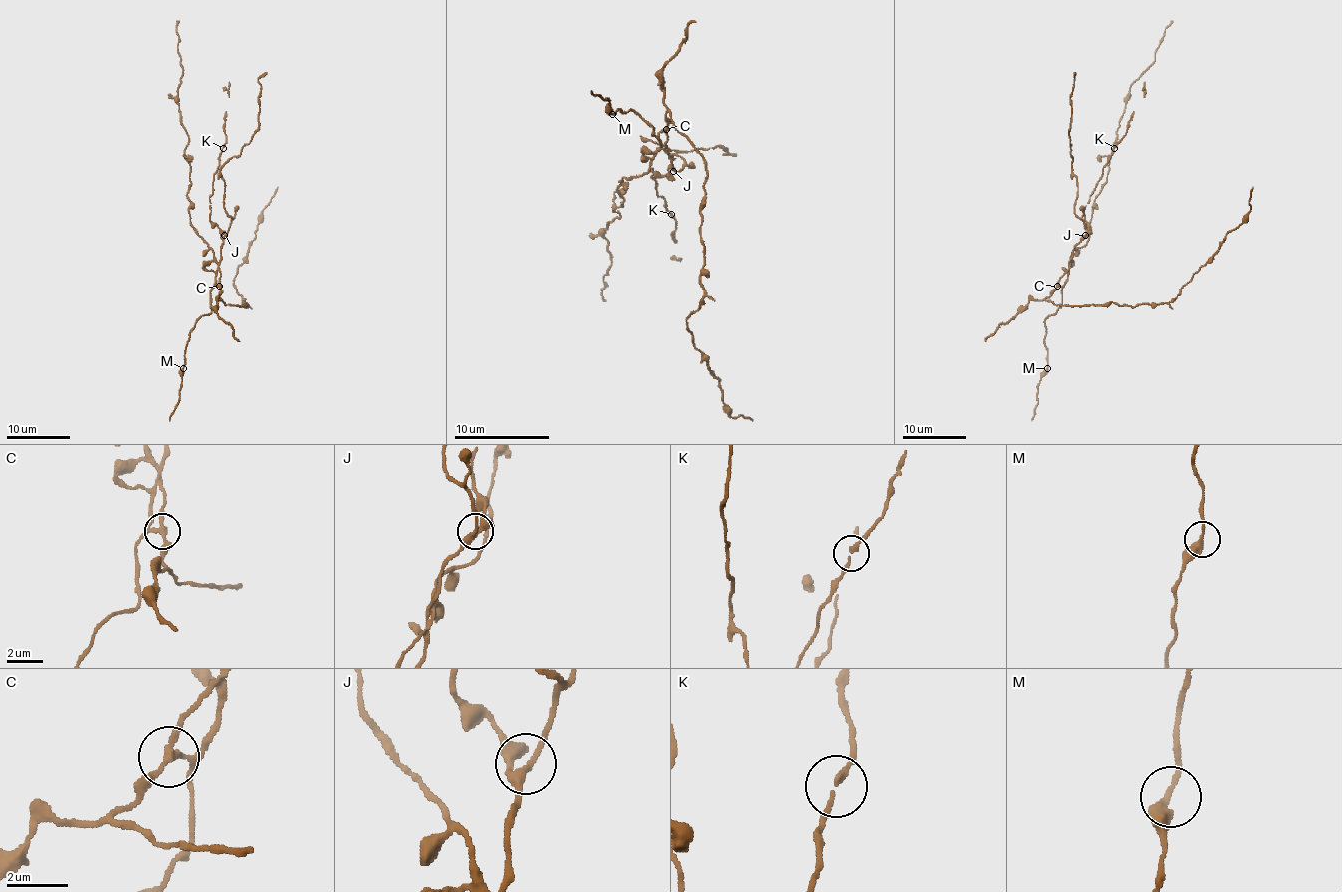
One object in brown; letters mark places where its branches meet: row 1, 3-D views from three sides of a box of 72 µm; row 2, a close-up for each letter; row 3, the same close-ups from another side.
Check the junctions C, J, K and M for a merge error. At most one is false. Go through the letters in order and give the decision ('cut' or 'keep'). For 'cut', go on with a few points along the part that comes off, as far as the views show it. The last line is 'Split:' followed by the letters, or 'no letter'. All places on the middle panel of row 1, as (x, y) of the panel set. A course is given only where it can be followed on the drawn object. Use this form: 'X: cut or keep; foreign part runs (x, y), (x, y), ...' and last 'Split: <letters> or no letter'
C: cut; foreign part runs (666, 128), (650, 168), (621, 178), (616, 190), (619, 218), (602, 237), (612, 266), (605, 301)
J: keep
K: keep
M: keep
Split: C

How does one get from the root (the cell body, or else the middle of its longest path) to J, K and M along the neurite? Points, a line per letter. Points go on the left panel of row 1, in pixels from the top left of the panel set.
J: (220, 283), (218, 262), (224, 235)
K: (220, 283), (218, 262), (223, 236), (210, 221), (209, 197), (223, 147)
M: (220, 283), (210, 292), (212, 310), (194, 322), (194, 329), (189, 333), (183, 368)

